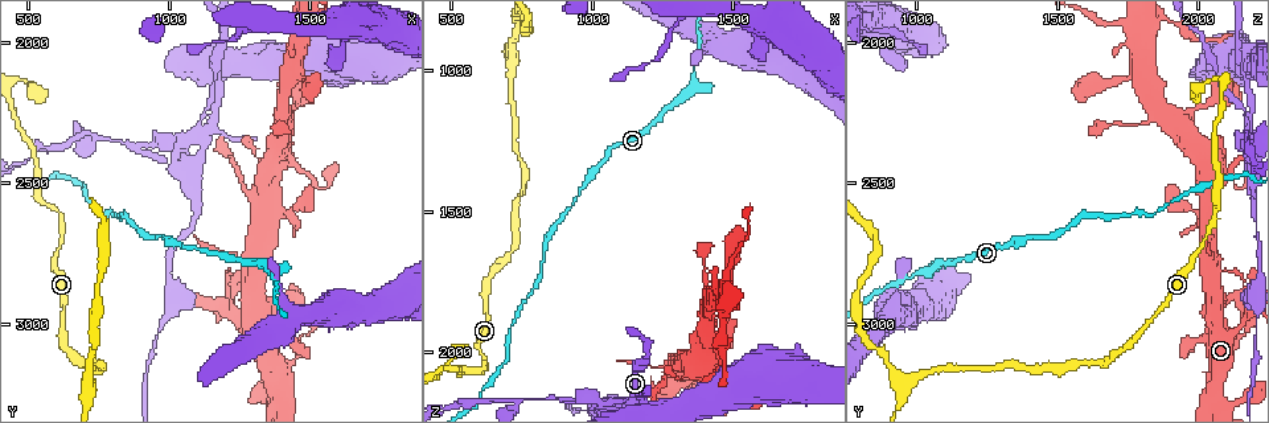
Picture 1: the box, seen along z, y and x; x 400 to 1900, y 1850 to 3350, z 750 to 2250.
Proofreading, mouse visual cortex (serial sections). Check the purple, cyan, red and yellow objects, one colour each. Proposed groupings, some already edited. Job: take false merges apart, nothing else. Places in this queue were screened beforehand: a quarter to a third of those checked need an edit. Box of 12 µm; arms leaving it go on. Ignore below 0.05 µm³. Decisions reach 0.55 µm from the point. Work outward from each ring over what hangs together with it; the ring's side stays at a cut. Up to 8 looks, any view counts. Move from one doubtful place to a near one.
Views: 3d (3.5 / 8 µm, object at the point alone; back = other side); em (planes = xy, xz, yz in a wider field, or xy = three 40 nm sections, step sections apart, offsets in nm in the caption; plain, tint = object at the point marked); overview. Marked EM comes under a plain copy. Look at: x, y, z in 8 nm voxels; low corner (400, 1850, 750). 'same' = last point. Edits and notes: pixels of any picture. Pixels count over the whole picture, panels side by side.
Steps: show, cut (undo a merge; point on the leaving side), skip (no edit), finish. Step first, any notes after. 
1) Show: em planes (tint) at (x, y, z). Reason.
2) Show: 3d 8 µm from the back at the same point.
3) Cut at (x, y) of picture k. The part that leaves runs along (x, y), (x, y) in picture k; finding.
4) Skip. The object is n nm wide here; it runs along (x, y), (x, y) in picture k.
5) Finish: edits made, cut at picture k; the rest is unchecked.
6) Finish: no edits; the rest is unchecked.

Show: 3d 3.5 µm at (1420, 2410, 2070). A fork.

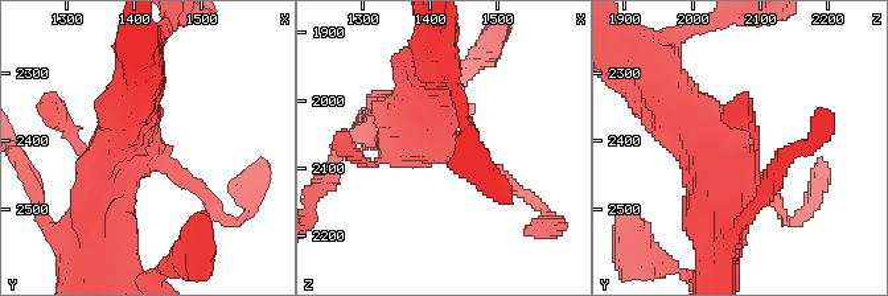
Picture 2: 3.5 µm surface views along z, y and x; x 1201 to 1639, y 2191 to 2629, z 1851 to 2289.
Show: em planes (tint) at (1415, 2420, 2065).

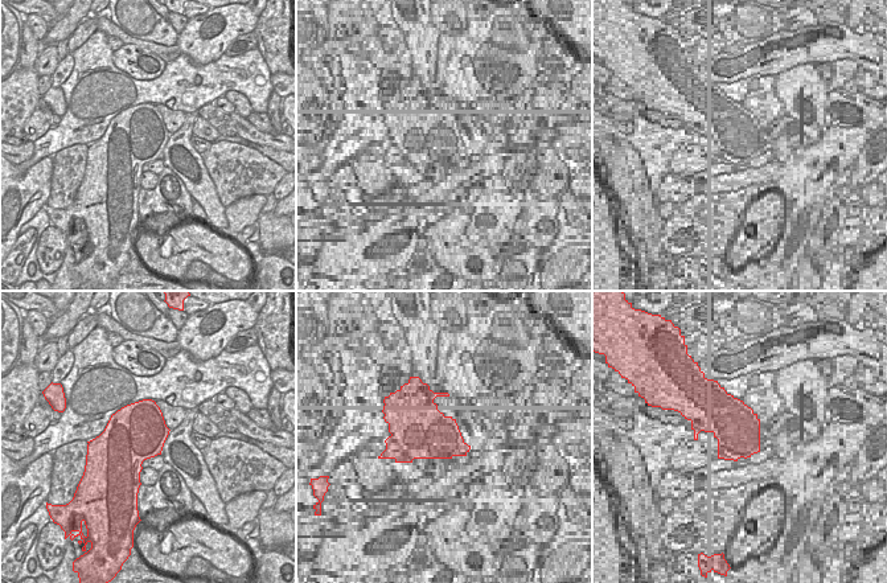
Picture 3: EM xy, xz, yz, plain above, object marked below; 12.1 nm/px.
Skip. It runs along (718, 250), (728, 164), (666, 99) in picture 2; one cell here.

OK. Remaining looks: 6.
Show: 3d 3.5 µm at (1120, 2300, 2160). Four-way junction.

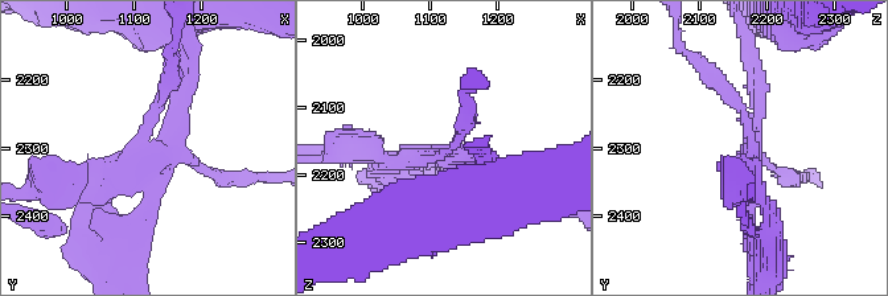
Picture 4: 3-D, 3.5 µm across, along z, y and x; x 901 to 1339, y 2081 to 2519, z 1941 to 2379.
Show: em xy step 3 (tint) at (1125, 2300, 2165).

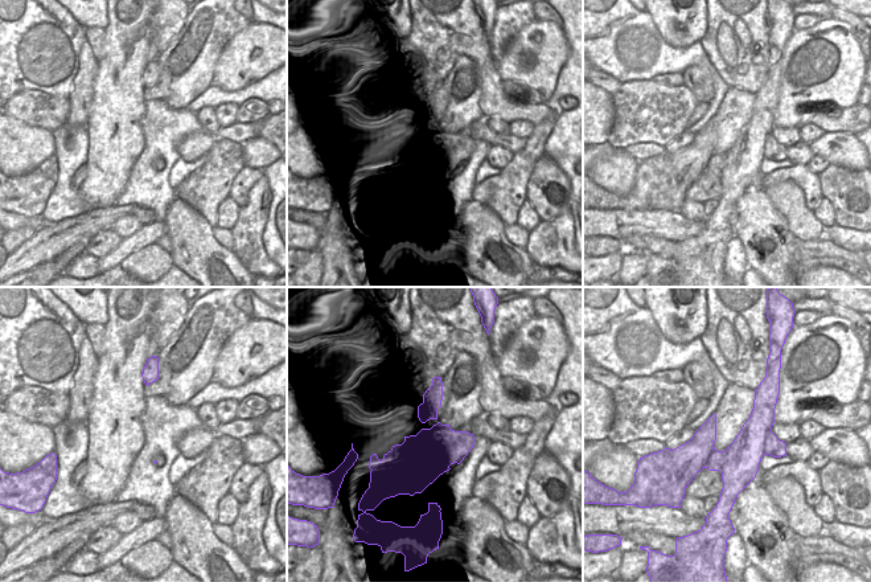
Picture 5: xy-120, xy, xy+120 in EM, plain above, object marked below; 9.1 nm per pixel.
Cut at (50, 200) of picture 4. The part that leaves runs along (153, 153), (173, 149), (190, 52) in picture 4; two cells meet here.

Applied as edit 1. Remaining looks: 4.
Show: 3d 3.5 µm at (720, 3210, 970). Three arms meet.

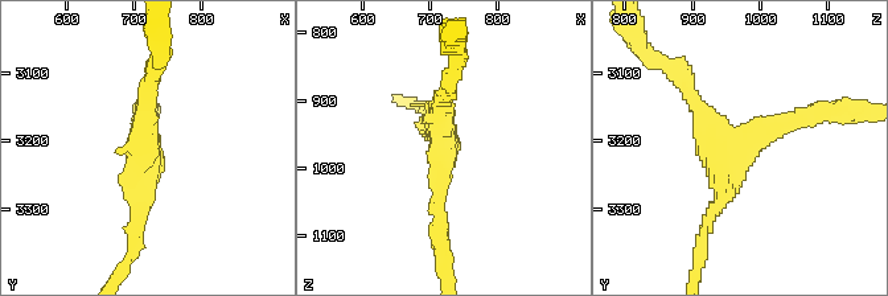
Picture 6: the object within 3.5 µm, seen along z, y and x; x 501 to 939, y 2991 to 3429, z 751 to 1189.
Show: em xy step 1 (tint) at (715, 3205, 970). 3 arms meet here; the arms are 200, 200, 200 nm wide; shape alone is not enough.

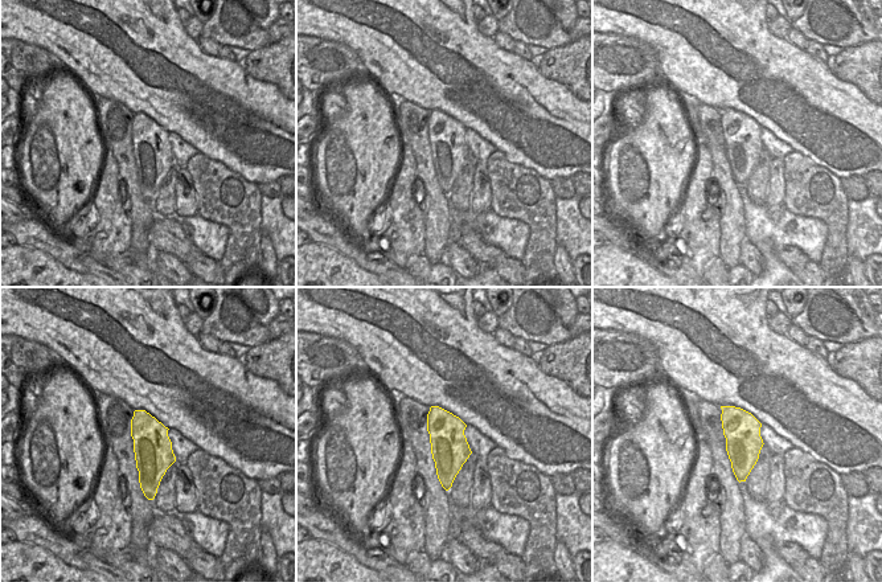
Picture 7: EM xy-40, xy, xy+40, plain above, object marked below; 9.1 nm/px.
Skip. One cell here.

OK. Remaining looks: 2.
Finish: edits made, cut at picture 4; the rest is unchecked.

